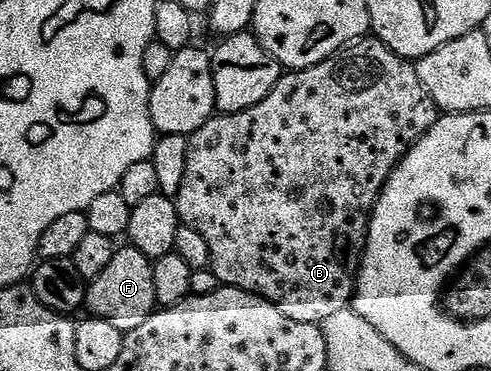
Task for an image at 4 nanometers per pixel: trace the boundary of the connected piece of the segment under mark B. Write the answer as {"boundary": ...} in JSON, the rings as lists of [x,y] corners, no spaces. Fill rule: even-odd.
{"boundary":[[[374,36],[352,42],[333,56],[321,60],[321,64],[284,73],[273,92],[269,92],[269,96],[265,96],[261,104],[253,104],[253,108],[245,108],[245,112],[236,114],[216,113],[197,133],[190,135],[185,178],[181,180],[179,194],[173,200],[179,213],[179,221],[182,225],[193,228],[193,232],[198,232],[205,244],[209,244],[209,268],[217,276],[219,283],[272,302],[274,306],[281,308],[281,312],[285,312],[285,316],[289,316],[289,320],[297,320],[301,324],[321,324],[329,320],[329,316],[334,316],[336,312],[346,310],[352,305],[356,274],[363,257],[363,247],[367,245],[367,226],[371,222],[375,201],[378,200],[389,176],[399,165],[399,159],[406,154],[407,147],[425,136],[425,132],[429,132],[429,128],[440,116],[439,107],[425,92],[410,61],[392,52],[384,42]]]}

